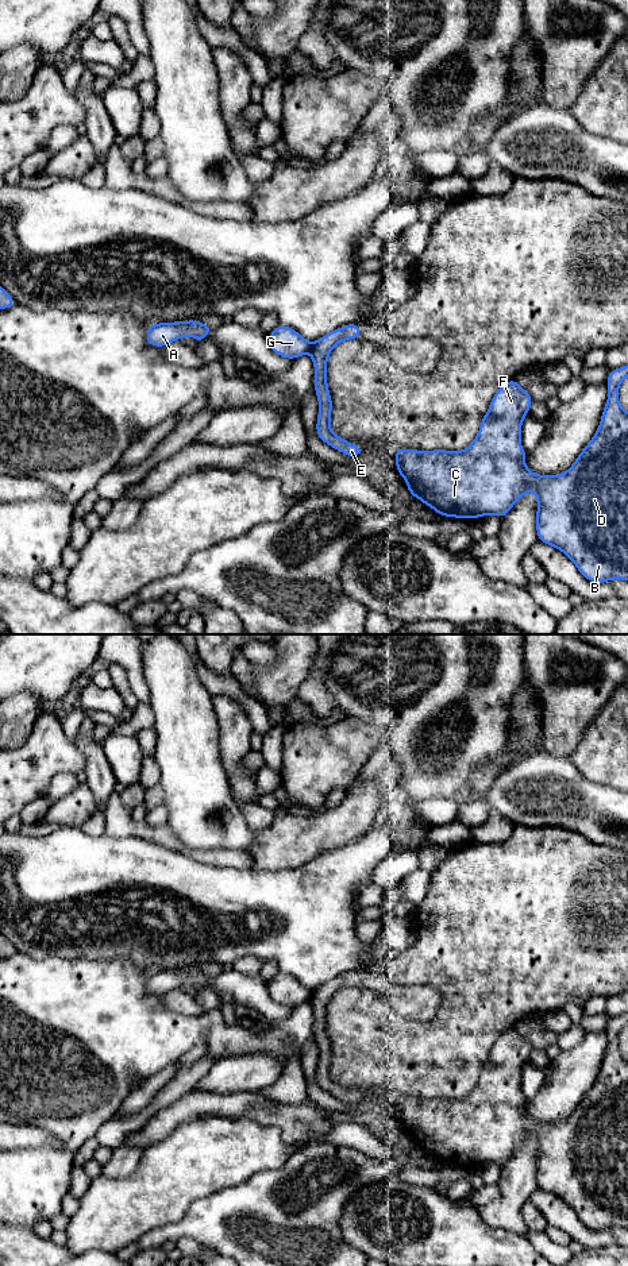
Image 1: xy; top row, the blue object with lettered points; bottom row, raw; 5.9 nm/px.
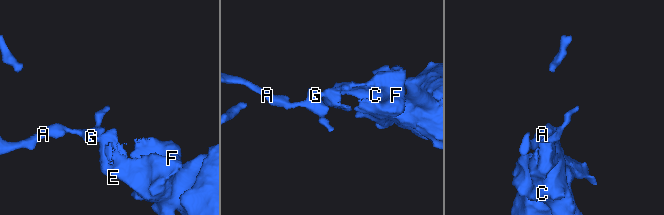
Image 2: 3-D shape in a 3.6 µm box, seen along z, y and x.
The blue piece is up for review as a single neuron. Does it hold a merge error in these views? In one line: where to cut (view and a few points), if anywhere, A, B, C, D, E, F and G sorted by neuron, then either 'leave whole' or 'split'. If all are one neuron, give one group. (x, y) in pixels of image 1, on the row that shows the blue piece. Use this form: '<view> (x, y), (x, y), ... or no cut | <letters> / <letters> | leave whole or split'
xy (312, 344), (309, 350) | A G / B C D E F | split

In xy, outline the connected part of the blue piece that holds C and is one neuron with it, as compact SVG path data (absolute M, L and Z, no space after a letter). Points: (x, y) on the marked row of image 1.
M628 364L608 371L608 401L598 429L581 451L573 466L559 475L538 475L525 466L527 451L521 448L521 424L533 402L531 394L515 379L500 385L482 417L477 437L463 451L419 451L394 448L396 470L405 479L409 494L442 517L479 518L497 516L504 518L513 505L527 493L536 494L538 540L563 552L592 583L613 579L628 580L628 412L619 404L619 386L628 377Z

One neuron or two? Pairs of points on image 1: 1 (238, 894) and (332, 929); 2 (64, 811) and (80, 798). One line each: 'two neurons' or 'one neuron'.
1: one neuron
2: one neuron

